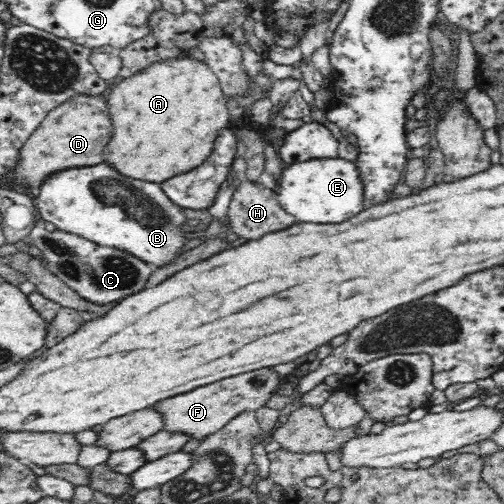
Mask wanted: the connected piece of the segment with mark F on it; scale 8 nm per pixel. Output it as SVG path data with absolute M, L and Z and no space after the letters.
M270 367L246 371L221 381L198 387L190 392L179 394L178 397L169 397L158 402L153 410L162 412L165 416L165 430L170 432L185 432L195 439L204 439L208 435L218 432L229 420L244 412L265 409L264 404L276 394L280 384L278 374Z

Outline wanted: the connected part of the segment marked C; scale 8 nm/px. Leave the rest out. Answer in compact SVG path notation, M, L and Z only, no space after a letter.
M38 218L36 226L30 230L30 240L36 248L42 250L41 258L46 260L47 268L78 294L81 300L100 308L104 304L116 304L148 288L152 269L144 261L122 250L96 245L87 238L71 232L62 230L48 232L44 223L44 219Z

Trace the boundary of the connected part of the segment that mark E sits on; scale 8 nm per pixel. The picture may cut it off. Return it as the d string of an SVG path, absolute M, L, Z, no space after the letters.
M340 157L299 162L284 166L279 180L277 199L282 208L296 221L316 224L338 224L362 212L364 194L359 180L358 167Z

